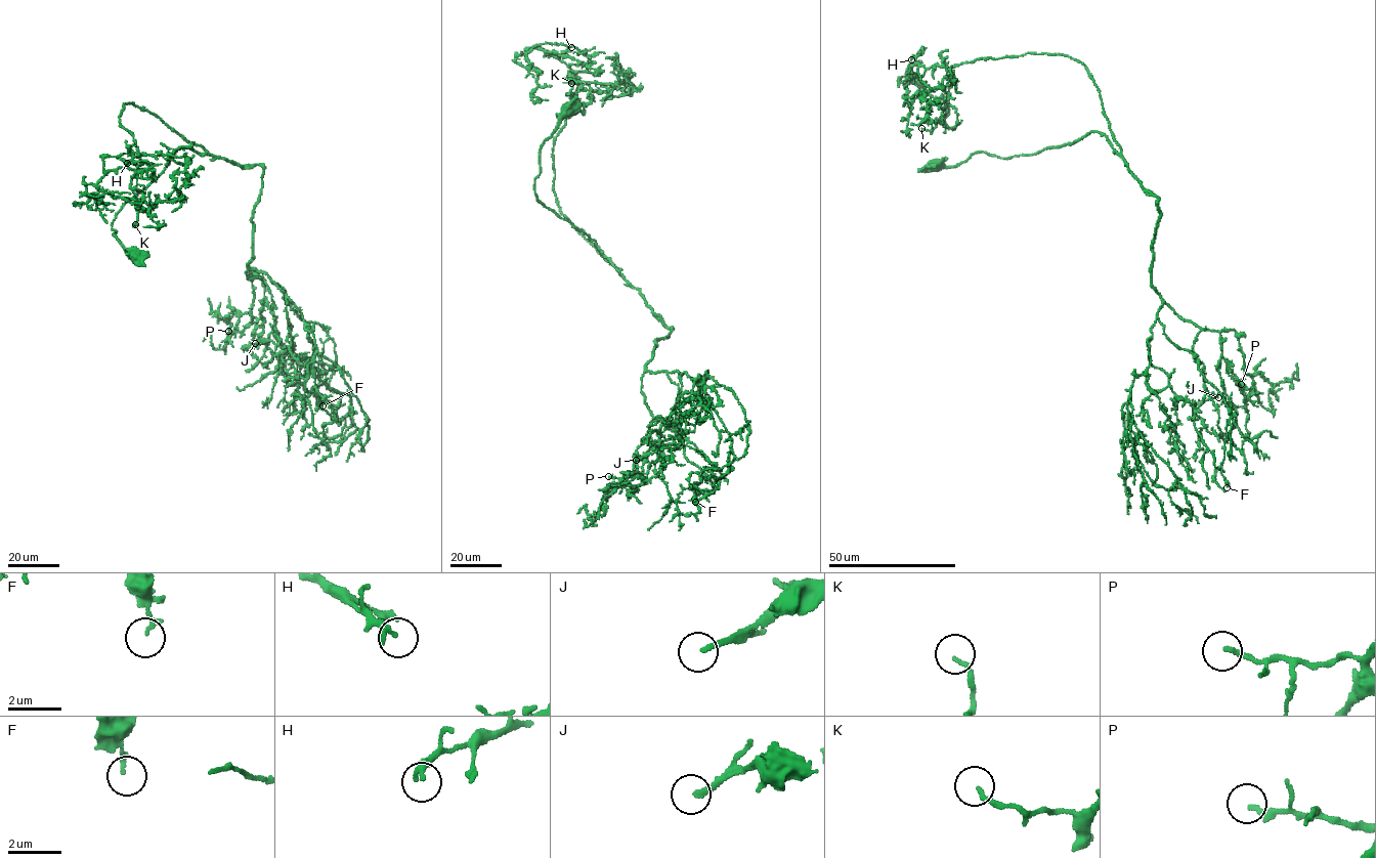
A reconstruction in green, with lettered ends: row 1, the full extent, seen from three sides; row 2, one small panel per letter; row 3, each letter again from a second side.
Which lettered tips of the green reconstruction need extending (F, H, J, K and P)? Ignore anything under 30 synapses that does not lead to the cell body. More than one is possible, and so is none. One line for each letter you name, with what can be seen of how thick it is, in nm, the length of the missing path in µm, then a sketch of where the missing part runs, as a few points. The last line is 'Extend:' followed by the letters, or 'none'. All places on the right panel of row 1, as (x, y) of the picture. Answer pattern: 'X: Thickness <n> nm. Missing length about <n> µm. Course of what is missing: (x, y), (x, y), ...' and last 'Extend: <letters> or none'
J: Thickness 180 nm. Missing length about 20 µm. Course of what is missing: (1218, 397), (1224, 397), (1229, 406), (1233, 419), (1233, 434)
Extend: J

